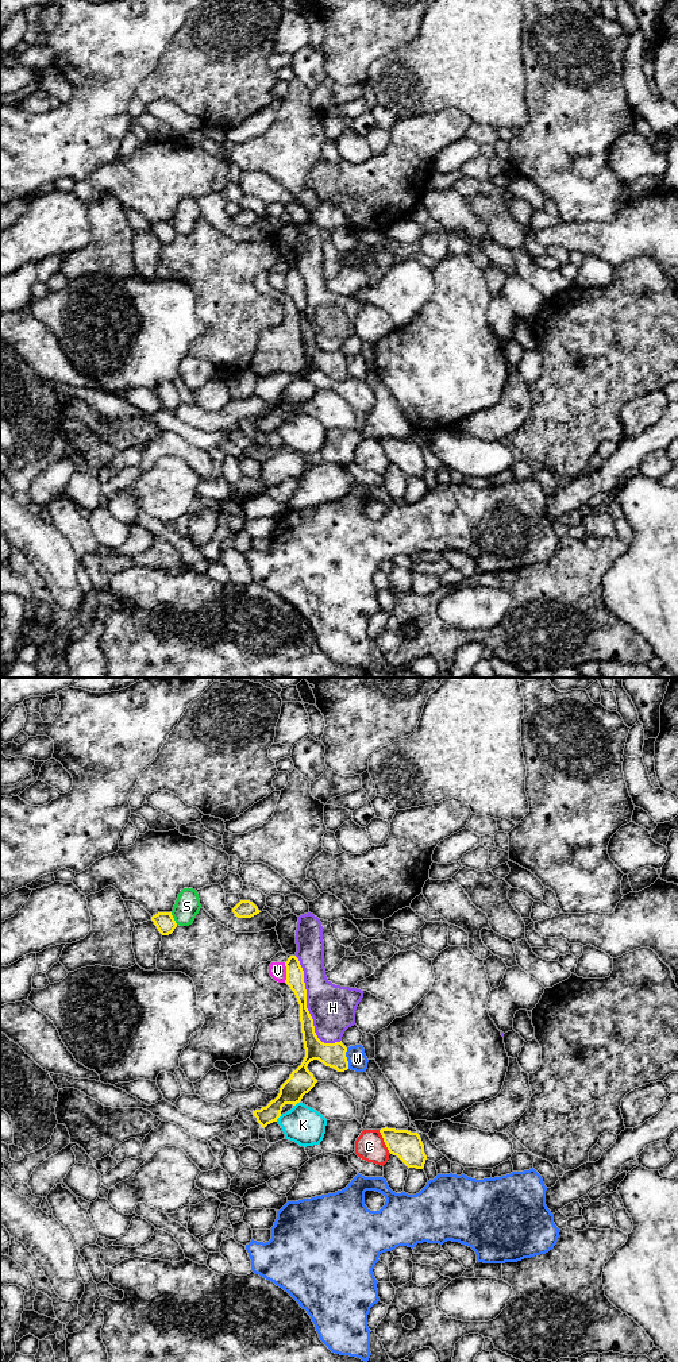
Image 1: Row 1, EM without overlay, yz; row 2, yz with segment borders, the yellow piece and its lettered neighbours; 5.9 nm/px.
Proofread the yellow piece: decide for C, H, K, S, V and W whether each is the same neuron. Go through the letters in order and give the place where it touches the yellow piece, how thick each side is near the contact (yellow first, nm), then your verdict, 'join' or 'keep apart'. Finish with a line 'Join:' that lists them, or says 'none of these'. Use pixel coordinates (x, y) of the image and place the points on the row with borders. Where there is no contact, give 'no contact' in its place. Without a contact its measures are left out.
C: meets yellow in yz at (384, 1141); 170 nm thick on the yellow side, 170 nm on the other; keep apart
H: meets yellow in yz at (305, 1007); 110 nm thick on the yellow side, 280 nm on the other; keep apart
K: meets yellow in yz at (296, 1103); 150 nm thick on the yellow side, 220 nm on the other; keep apart
S: meets yellow in yz at (173, 918); 120 nm thick on the yellow side, 150 nm on the other; keep apart
V: meets yellow in yz at (287, 972); 110 nm thick on the yellow side, 100 nm on the other; keep apart
W: meets yellow in yz at (346, 1058); 140 nm thick on the yellow side, 120 nm on the other; keep apart
Join: none of these

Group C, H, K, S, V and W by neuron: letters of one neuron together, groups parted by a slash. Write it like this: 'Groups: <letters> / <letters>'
Groups: C / H / K / S / V / W

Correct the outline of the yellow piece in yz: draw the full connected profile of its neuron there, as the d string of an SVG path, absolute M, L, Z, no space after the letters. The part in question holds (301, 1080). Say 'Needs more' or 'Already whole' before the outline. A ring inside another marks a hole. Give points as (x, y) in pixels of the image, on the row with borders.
Already whole. M290 956L285 962L285 966L285 983L294 992L300 1004L300 1022L305 1057L301 1065L293 1070L290 1077L281 1085L278 1096L266 1107L253 1111L257 1122L263 1128L270 1123L277 1122L285 1104L296 1106L301 1101L303 1096L315 1087L317 1080L307 1068L311 1061L319 1060L325 1066L334 1068L338 1072L344 1072L348 1069L348 1061L346 1057L347 1047L342 1043L342 1041L335 1043L324 1043L315 1033L313 1019L307 1008L304 971L298 958L296 956Z

